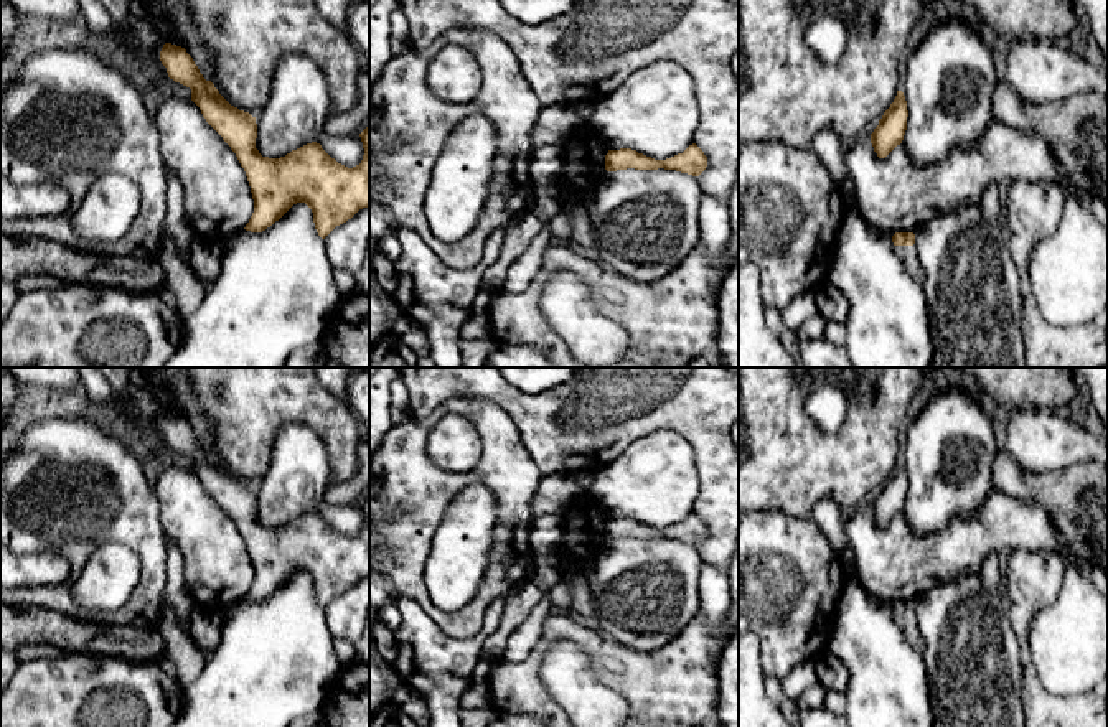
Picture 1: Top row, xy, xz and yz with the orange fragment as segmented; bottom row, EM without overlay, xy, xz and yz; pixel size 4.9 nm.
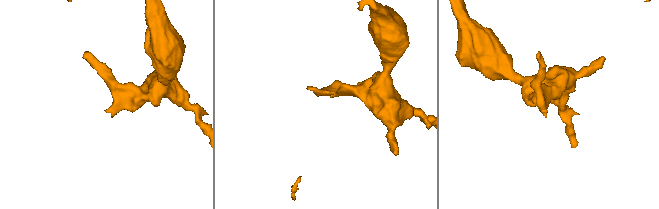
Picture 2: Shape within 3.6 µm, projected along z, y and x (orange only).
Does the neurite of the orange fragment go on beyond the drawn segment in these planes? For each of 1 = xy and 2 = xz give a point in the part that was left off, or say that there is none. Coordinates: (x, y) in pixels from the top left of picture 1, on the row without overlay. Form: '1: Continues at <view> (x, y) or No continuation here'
1: No continuation here
2: No continuation here

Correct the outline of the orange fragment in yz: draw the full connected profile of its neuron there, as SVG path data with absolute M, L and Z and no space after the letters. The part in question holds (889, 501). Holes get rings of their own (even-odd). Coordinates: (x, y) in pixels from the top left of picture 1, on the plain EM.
M897 460L897 465L890 476L884 481L879 495L871 503L871 513L879 528L885 528L897 514L902 513L907 500L907 470L902 460Z

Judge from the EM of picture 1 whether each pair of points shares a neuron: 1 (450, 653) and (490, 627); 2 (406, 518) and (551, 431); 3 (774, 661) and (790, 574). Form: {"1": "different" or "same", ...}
{"1": "same", "2": "different", "3": "same"}

